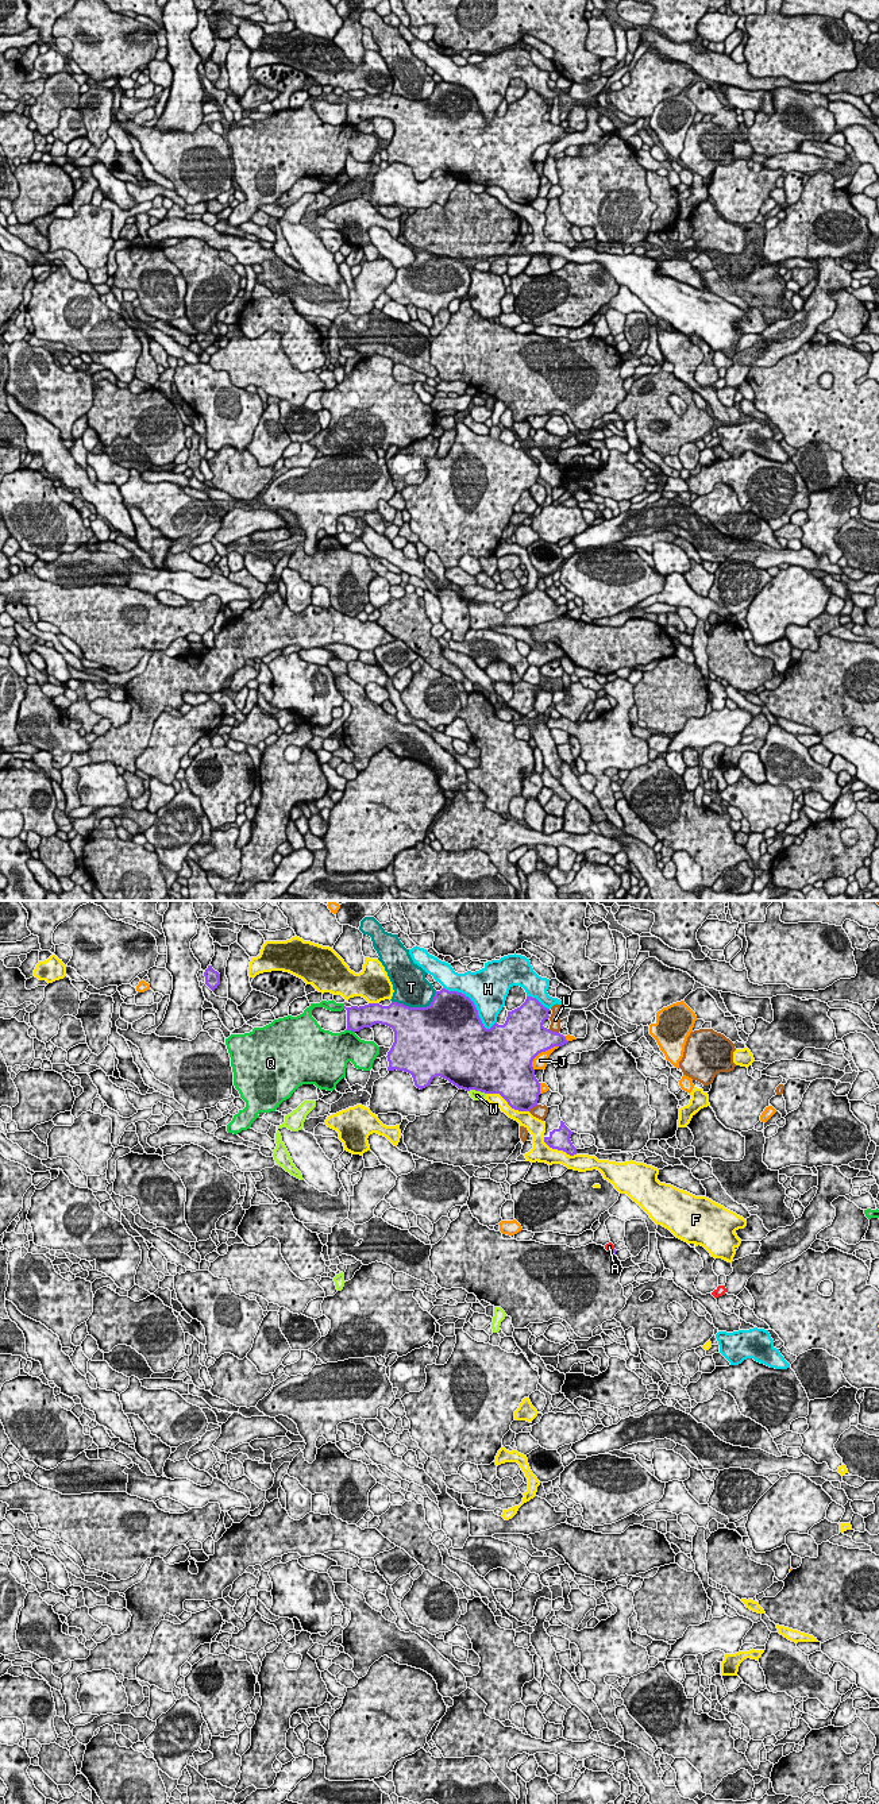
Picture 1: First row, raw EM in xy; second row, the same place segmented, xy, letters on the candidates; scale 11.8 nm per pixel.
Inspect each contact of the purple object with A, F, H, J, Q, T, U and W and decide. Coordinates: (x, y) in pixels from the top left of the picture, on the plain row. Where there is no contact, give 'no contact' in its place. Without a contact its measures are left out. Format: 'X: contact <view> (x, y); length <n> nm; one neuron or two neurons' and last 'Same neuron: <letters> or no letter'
A: contact xy (613, 342); length 80 nm; two neurons
F: contact xy (508, 196); length 550 nm; two neurons
H: contact xy (474, 97); length 750 nm; two neurons
J: contact xy (540, 145); length 420 nm; two neurons
Q: contact xy (350, 122); length 120 nm; two neurons
T: contact xy (416, 100); length 550 nm; two neurons
U: contact xy (554, 124); length 140 nm; two neurons
W: contact xy (477, 182); length 220 nm; two neurons
Same neuron: no letter

